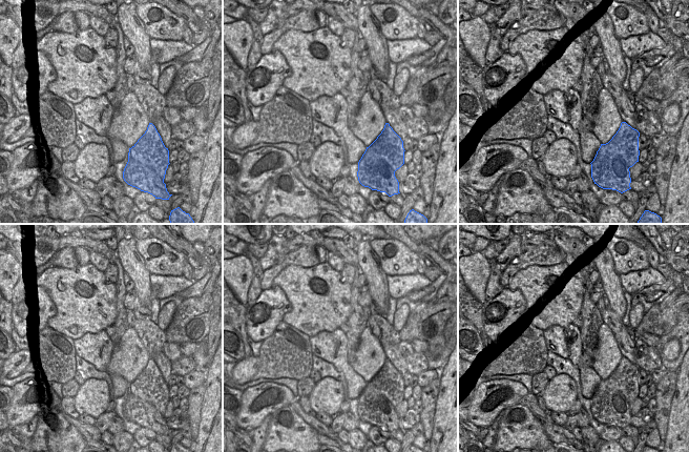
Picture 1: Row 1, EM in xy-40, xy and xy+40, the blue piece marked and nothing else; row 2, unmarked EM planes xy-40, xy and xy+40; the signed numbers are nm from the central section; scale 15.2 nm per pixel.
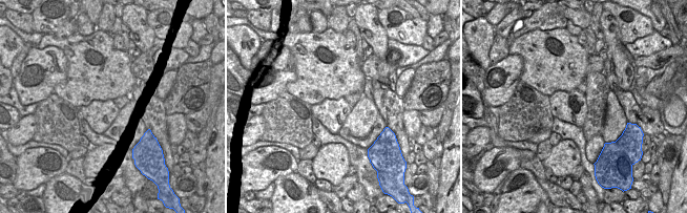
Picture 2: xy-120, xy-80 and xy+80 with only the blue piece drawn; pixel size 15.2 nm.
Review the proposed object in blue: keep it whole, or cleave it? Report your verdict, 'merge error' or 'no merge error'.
merge error

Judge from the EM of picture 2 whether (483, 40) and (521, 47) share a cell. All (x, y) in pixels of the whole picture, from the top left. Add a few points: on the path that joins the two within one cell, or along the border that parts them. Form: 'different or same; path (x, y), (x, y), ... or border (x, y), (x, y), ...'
different; border (509, 54), (522, 59), (519, 77)

